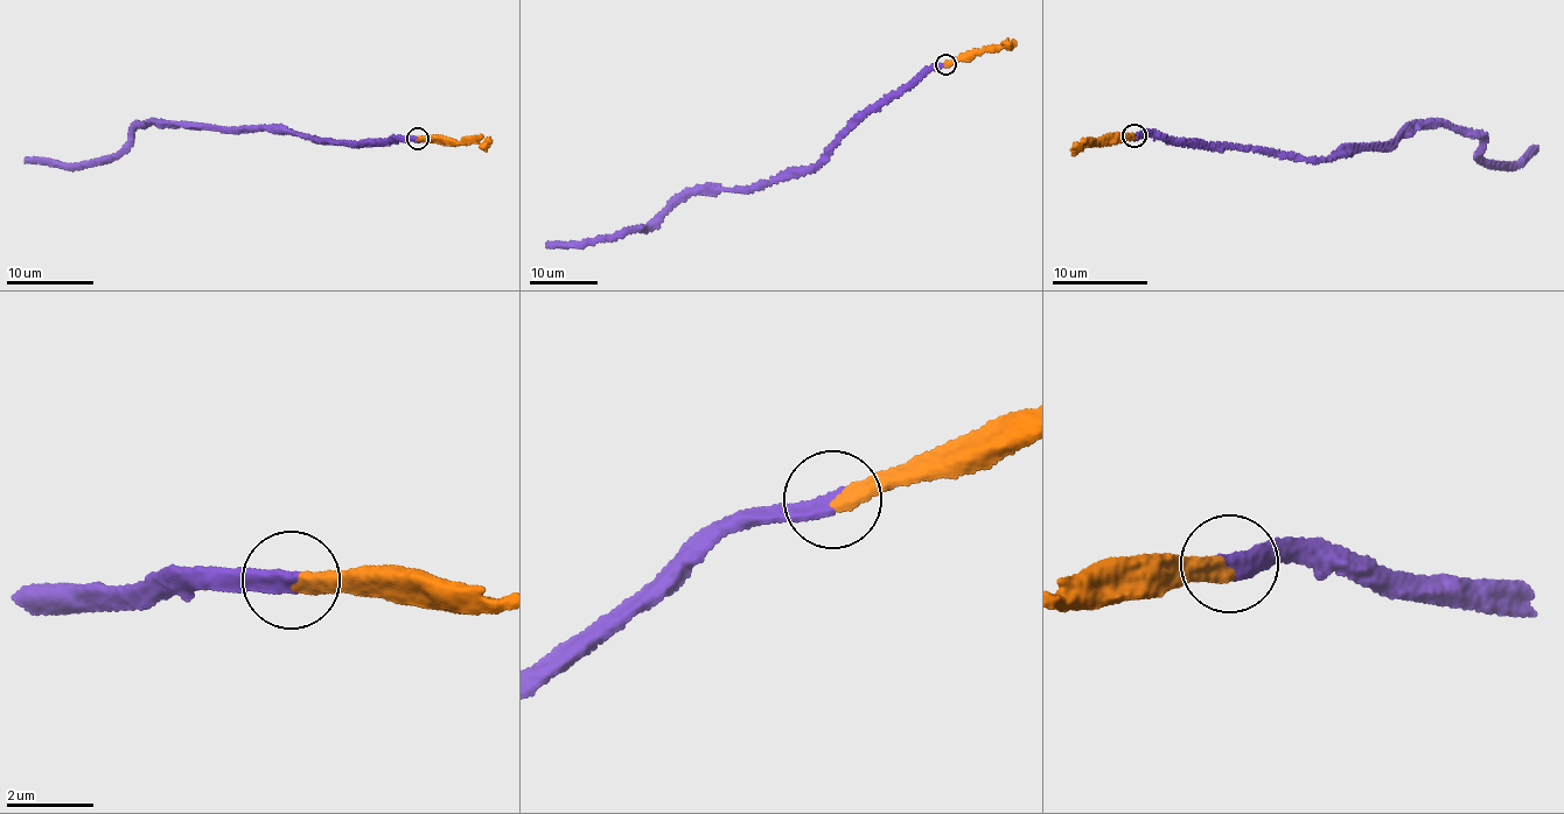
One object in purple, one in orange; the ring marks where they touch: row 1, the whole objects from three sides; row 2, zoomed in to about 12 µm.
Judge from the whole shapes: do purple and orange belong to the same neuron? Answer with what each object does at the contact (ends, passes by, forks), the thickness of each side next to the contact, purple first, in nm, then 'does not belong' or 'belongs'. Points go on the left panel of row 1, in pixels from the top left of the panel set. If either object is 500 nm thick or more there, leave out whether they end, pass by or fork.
purple ends there; orange ends there; 400 nm thick on the purple side, 380 nm on the other; belongs

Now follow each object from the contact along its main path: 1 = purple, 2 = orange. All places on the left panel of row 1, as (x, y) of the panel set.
1: (417, 138), (325, 142), (262, 127), (153, 118), (134, 130), (119, 152), (68, 165), (26, 161)
2: (417, 140), (452, 144), (486, 139), (486, 152)

